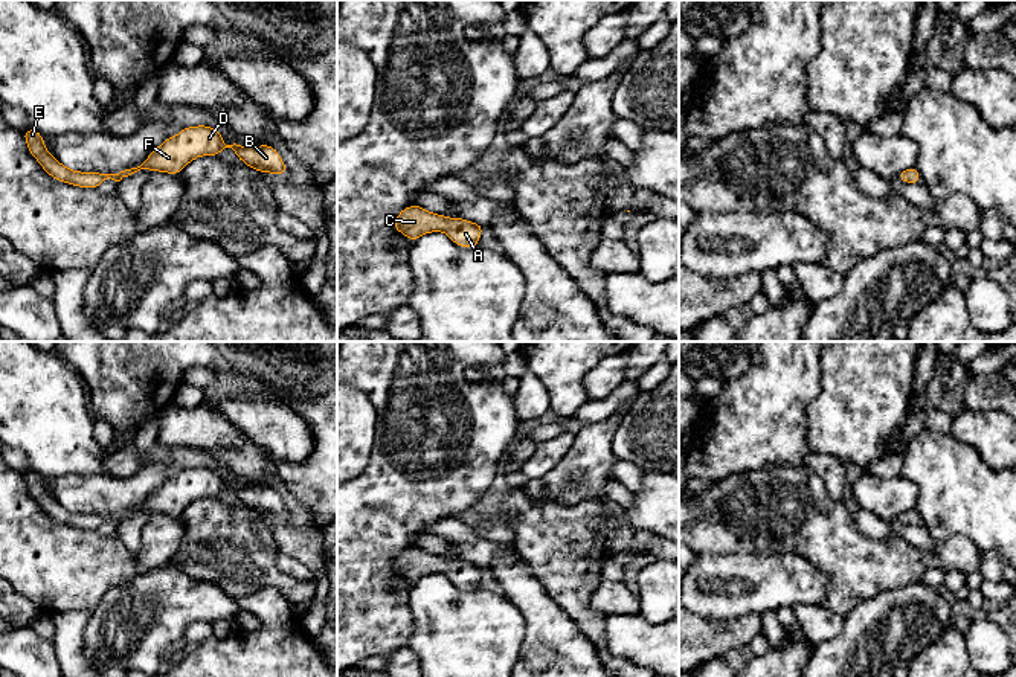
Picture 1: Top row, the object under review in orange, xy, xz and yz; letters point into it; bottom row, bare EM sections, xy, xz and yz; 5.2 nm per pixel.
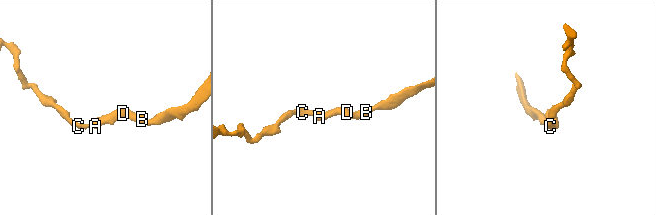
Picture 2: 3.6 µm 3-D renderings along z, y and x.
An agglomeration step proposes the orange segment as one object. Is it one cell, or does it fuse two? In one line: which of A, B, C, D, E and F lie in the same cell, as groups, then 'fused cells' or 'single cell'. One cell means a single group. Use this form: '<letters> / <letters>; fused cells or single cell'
A B C D E F; single cell

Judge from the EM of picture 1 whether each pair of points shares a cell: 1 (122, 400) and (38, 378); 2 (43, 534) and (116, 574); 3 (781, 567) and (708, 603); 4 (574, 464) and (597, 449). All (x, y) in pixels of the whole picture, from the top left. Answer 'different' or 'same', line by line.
1: different
2: same
3: same
4: same

